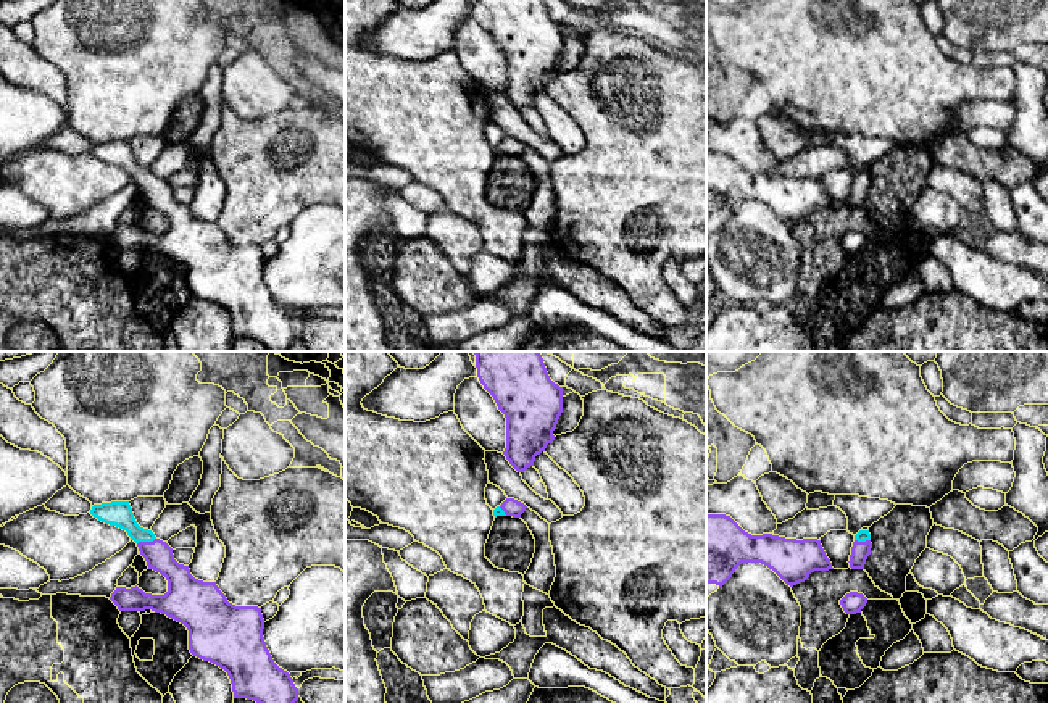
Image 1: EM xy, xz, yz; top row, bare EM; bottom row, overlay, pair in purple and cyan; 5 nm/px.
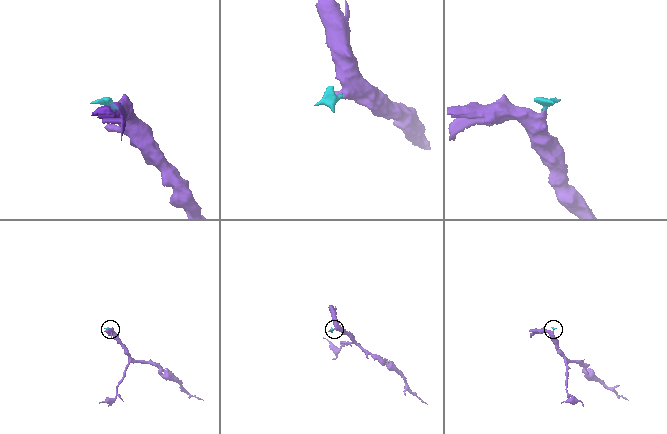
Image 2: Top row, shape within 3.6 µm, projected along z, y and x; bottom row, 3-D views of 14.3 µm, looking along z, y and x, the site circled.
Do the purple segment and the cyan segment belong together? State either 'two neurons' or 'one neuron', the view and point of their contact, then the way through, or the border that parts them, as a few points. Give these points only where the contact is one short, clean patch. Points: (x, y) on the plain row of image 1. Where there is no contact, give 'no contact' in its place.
one neuron; contact xy (145, 181); way xy (158, 194), (145, 181), (116, 152)

